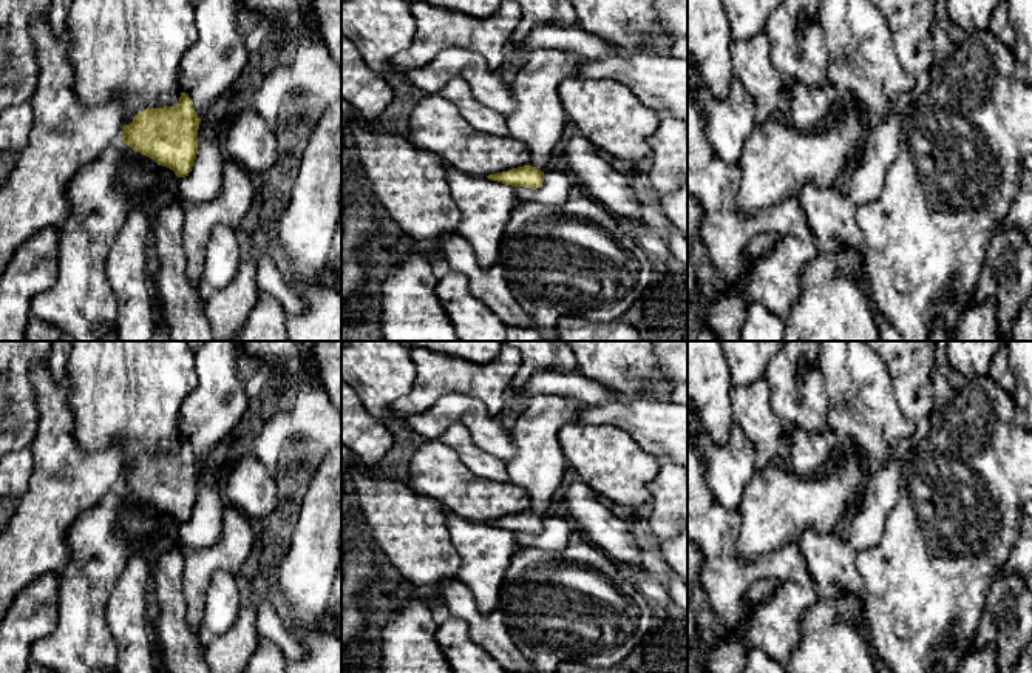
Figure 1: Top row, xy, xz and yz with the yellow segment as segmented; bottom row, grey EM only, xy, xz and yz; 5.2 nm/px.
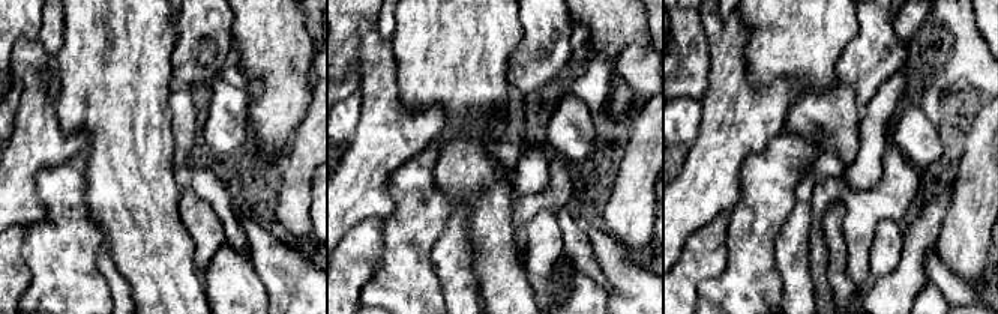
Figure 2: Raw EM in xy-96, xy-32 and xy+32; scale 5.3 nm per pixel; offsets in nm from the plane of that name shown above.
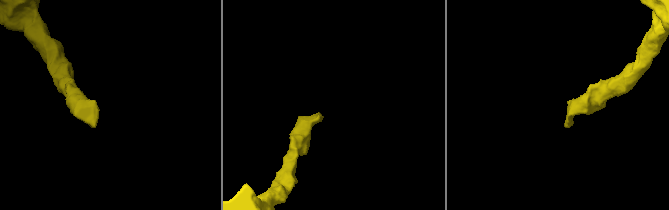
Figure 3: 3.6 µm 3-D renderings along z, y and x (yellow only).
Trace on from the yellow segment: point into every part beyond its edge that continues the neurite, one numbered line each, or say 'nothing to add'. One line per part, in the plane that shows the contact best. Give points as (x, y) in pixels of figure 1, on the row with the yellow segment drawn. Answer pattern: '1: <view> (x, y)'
1: xz (538, 121)

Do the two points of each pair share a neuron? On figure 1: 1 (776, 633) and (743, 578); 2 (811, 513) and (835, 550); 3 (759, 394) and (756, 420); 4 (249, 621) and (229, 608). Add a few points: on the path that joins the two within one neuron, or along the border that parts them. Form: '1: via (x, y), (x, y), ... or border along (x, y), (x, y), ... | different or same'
1: via (785, 608), (791, 579), (784, 571), (768, 571) | same
2: border along (831, 531), (807, 530), (796, 544) | different
3: via (756, 400), (756, 414) | same
4: border along (241, 607), (237, 619), (217, 638) | different

